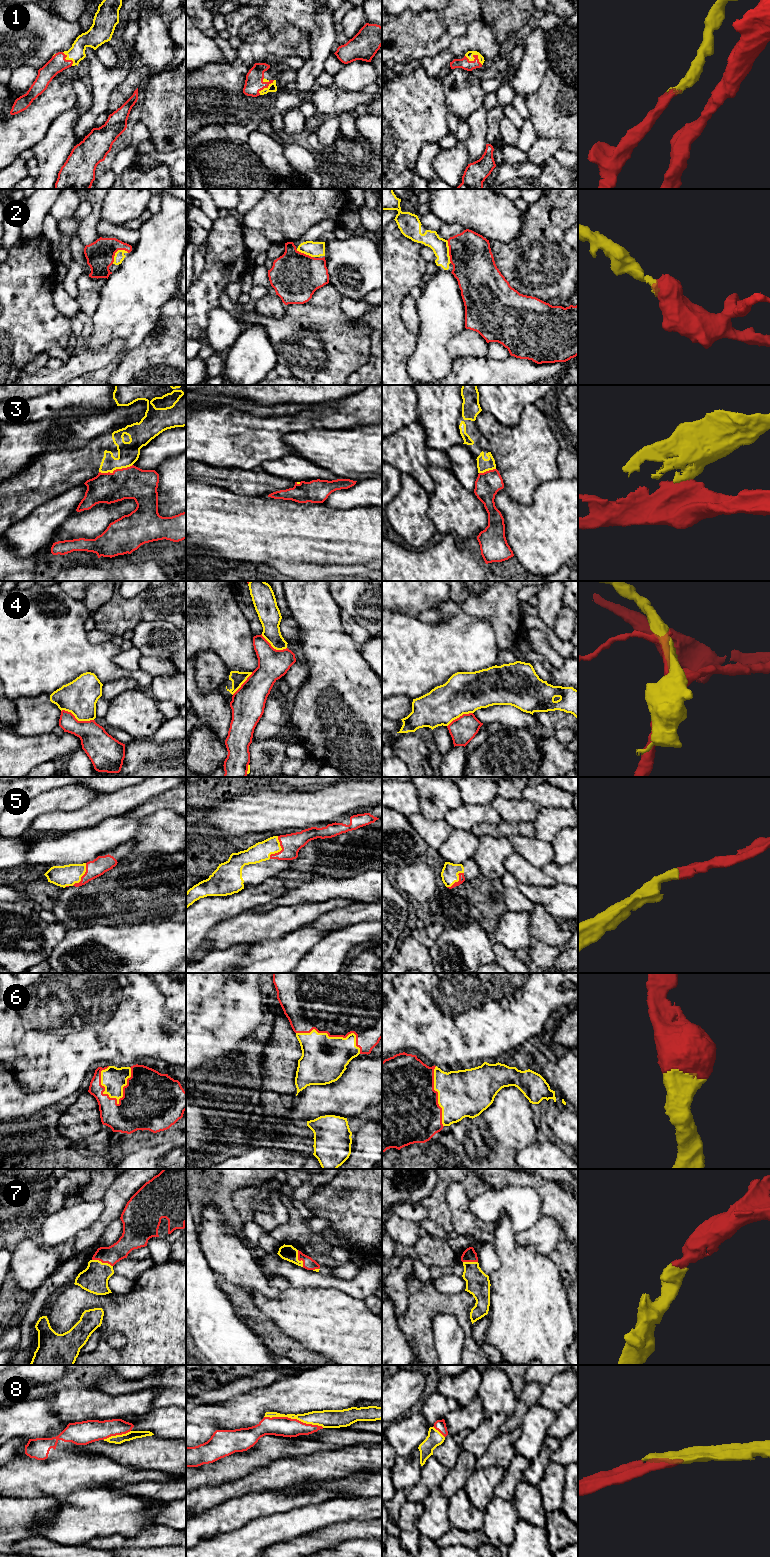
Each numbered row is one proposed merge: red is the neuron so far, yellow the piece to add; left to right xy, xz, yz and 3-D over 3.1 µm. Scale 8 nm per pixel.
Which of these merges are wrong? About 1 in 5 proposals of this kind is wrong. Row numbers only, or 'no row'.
3, 4

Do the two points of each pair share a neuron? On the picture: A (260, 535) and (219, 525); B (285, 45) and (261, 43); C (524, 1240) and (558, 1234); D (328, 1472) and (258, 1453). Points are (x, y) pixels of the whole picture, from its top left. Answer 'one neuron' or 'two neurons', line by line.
A: one neuron
B: one neuron
C: one neuron
D: two neurons

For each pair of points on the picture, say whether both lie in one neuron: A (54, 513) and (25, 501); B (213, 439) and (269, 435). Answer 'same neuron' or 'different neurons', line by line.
A: different neurons
B: same neuron

